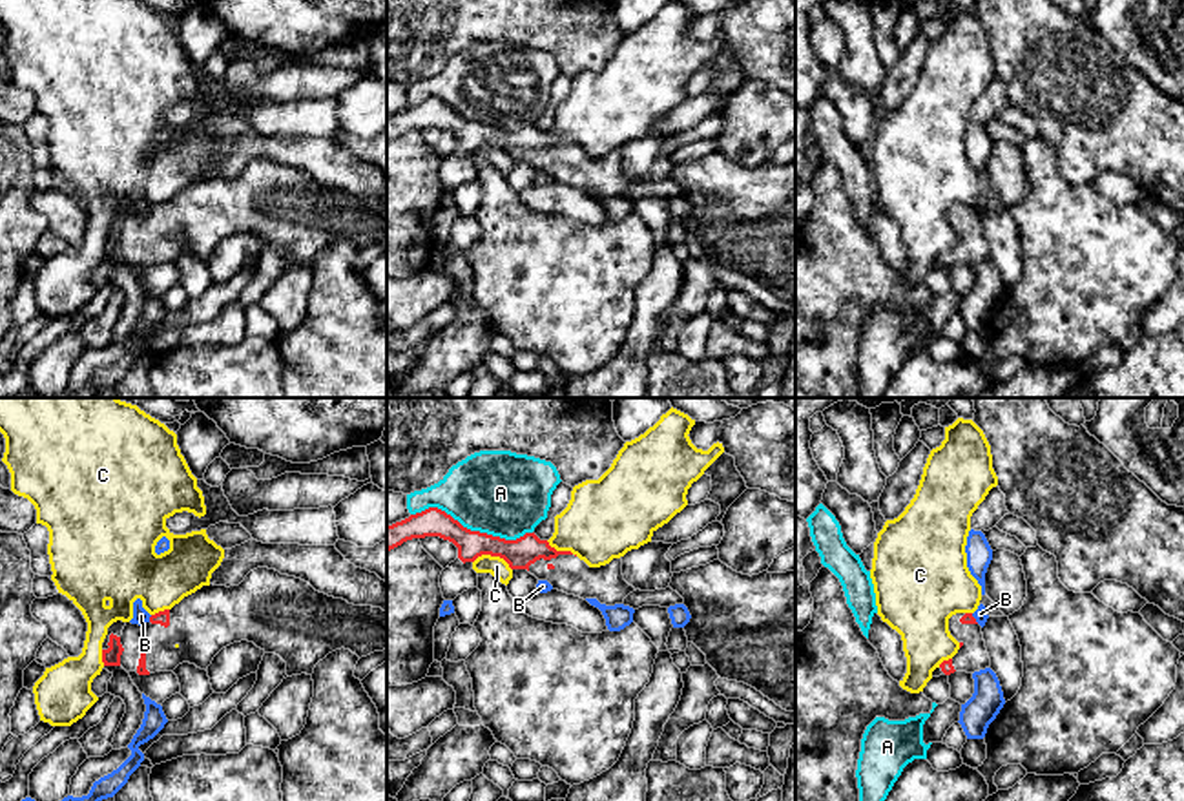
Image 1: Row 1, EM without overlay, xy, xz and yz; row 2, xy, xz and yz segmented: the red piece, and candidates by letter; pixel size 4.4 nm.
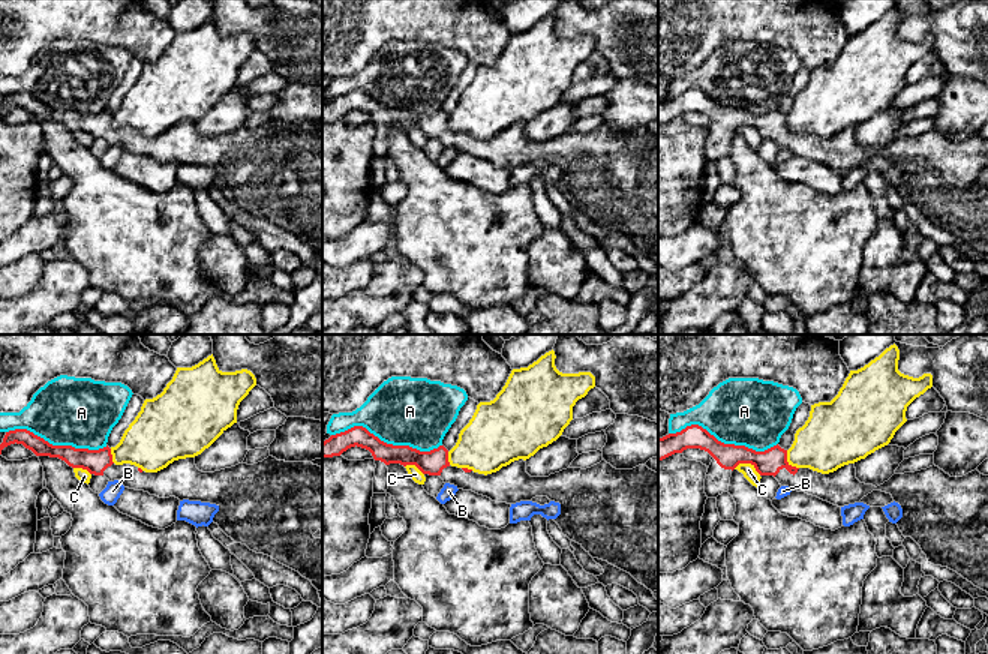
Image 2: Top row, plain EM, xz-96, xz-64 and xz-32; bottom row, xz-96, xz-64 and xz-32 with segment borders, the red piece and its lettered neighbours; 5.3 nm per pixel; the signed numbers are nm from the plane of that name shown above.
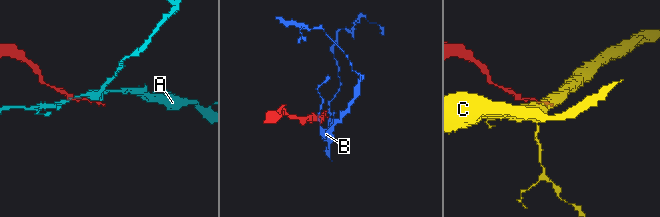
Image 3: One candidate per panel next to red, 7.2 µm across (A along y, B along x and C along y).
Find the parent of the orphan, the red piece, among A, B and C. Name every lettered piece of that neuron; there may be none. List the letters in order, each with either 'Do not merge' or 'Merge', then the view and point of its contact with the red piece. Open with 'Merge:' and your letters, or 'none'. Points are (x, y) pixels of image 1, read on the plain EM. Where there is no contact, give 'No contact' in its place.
Merge: none
A: Do not merge. Touches red at xz (469, 121)
B: Do not merge. Touches red at xy (150, 210)
C: Do not merge. Touches red at xz (493, 146)

